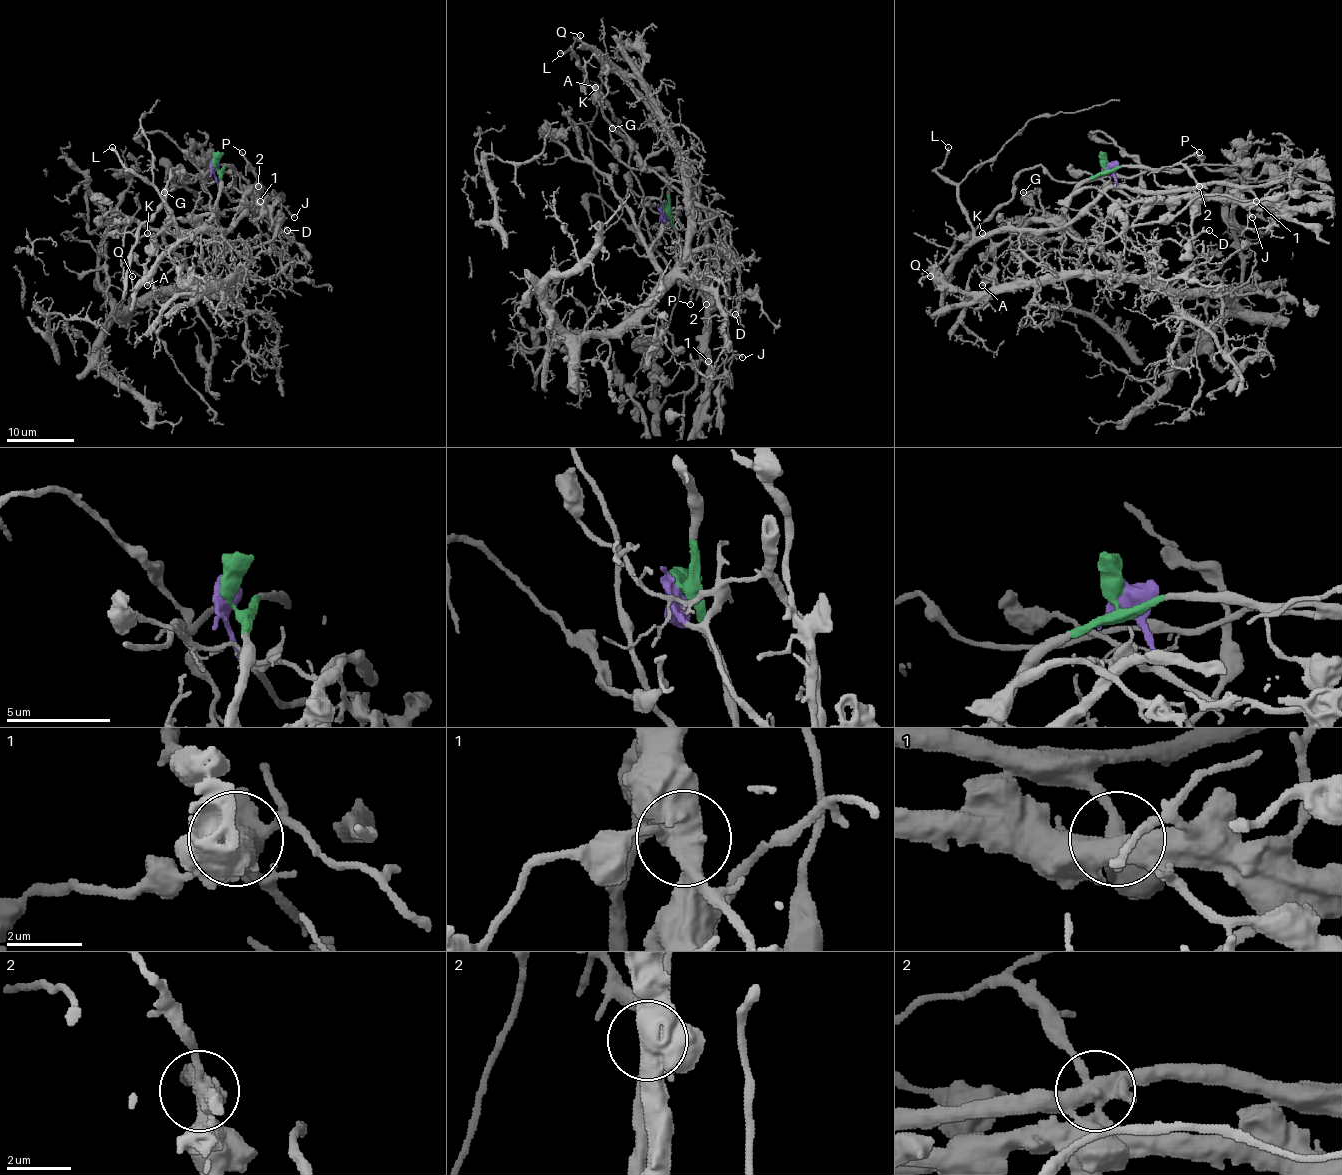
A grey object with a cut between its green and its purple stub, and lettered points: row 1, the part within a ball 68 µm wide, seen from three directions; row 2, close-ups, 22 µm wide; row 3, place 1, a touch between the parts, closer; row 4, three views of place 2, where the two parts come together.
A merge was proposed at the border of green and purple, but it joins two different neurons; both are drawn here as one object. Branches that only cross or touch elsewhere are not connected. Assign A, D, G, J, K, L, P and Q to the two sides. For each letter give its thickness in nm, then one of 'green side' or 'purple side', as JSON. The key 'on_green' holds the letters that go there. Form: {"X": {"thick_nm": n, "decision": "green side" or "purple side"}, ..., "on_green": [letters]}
{"A": {"thick_nm": 500, "decision": "green side"}, "D": {"thick_nm": 100, "decision": "purple side"}, "G": {"thick_nm": 110, "decision": "green side"}, "J": {"thick_nm": 220, "decision": "purple side"}, "K": {"thick_nm": 100, "decision": "green side"}, "L": {"thick_nm": 220, "decision": "green side"}, "P": {"thick_nm": 170, "decision": "purple side"}, "Q": {"thick_nm": 100, "decision": "green side"}, "on_green": ["A", "G", "K", "L", "Q"]}

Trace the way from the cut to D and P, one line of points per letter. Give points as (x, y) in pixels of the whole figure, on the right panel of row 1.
D: (1106, 163), (1114, 182), (1140, 201), (1191, 199), (1194, 202), (1191, 233), (1196, 236), (1209, 230)
P: (1106, 163), (1114, 182), (1130, 196), (1170, 202), (1199, 191), (1181, 162), (1199, 152)

